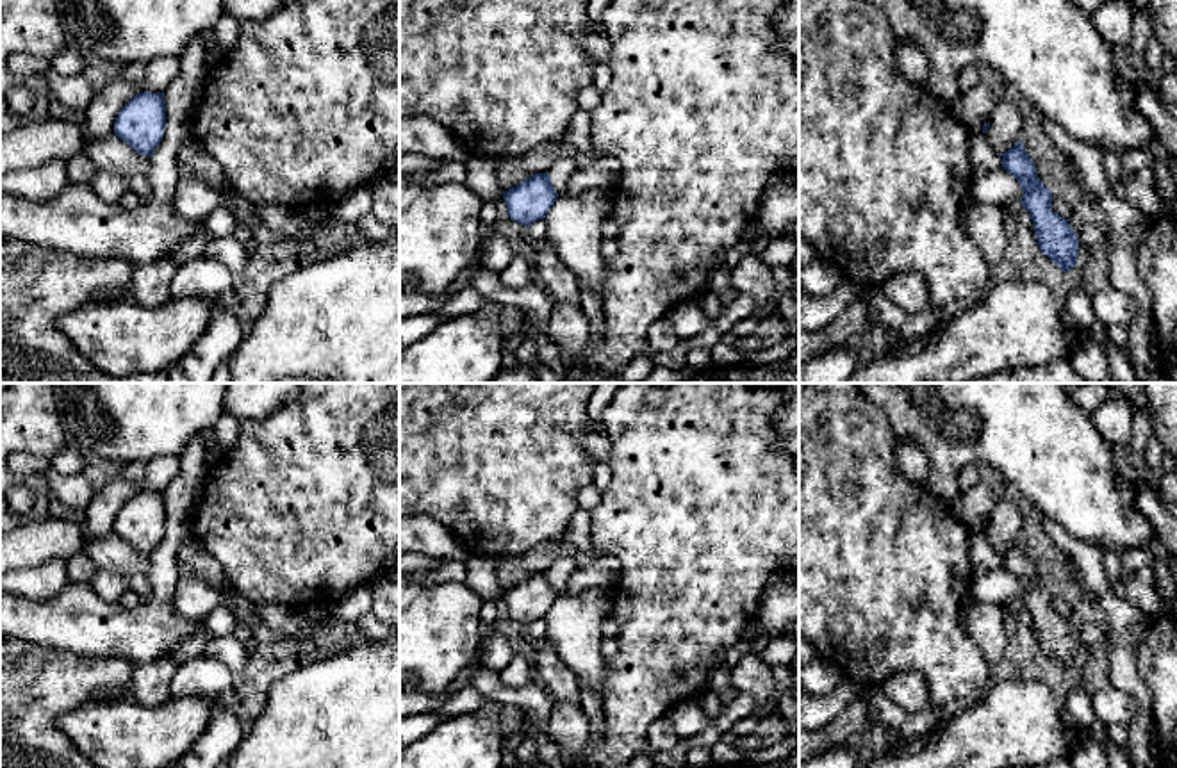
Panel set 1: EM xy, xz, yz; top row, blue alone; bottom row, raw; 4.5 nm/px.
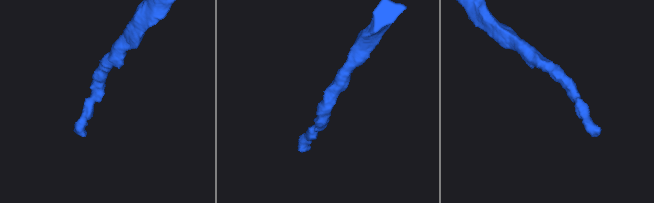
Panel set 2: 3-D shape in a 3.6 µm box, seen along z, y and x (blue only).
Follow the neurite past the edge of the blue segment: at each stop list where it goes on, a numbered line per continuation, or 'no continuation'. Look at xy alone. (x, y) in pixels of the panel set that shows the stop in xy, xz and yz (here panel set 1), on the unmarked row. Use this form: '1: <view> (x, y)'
no continuation

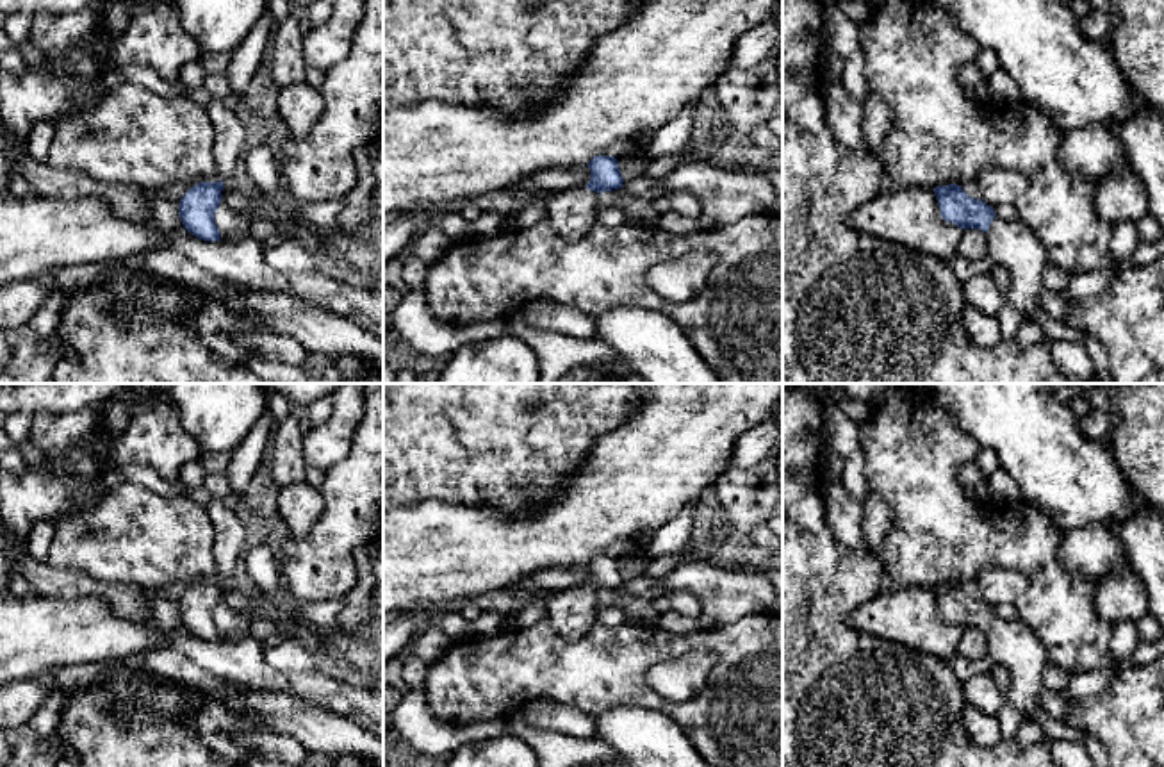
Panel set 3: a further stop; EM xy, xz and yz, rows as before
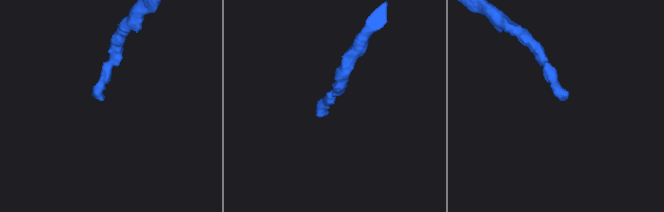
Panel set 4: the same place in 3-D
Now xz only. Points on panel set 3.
1: xz (573, 612)

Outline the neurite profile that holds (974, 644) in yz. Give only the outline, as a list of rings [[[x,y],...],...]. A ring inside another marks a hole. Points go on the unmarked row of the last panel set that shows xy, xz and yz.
[[[964,628],[961,633],[959,655],[979,660],[988,655],[986,631],[979,628]]]

